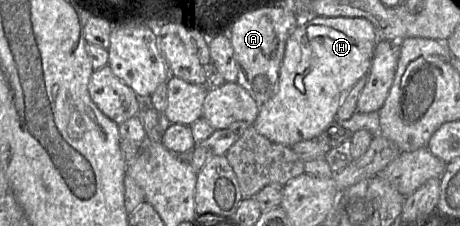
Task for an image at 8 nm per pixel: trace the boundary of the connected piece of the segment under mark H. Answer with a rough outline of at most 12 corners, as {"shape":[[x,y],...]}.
{"shape":[[365,18],[301,20],[252,126],[318,138],[369,73]]}

